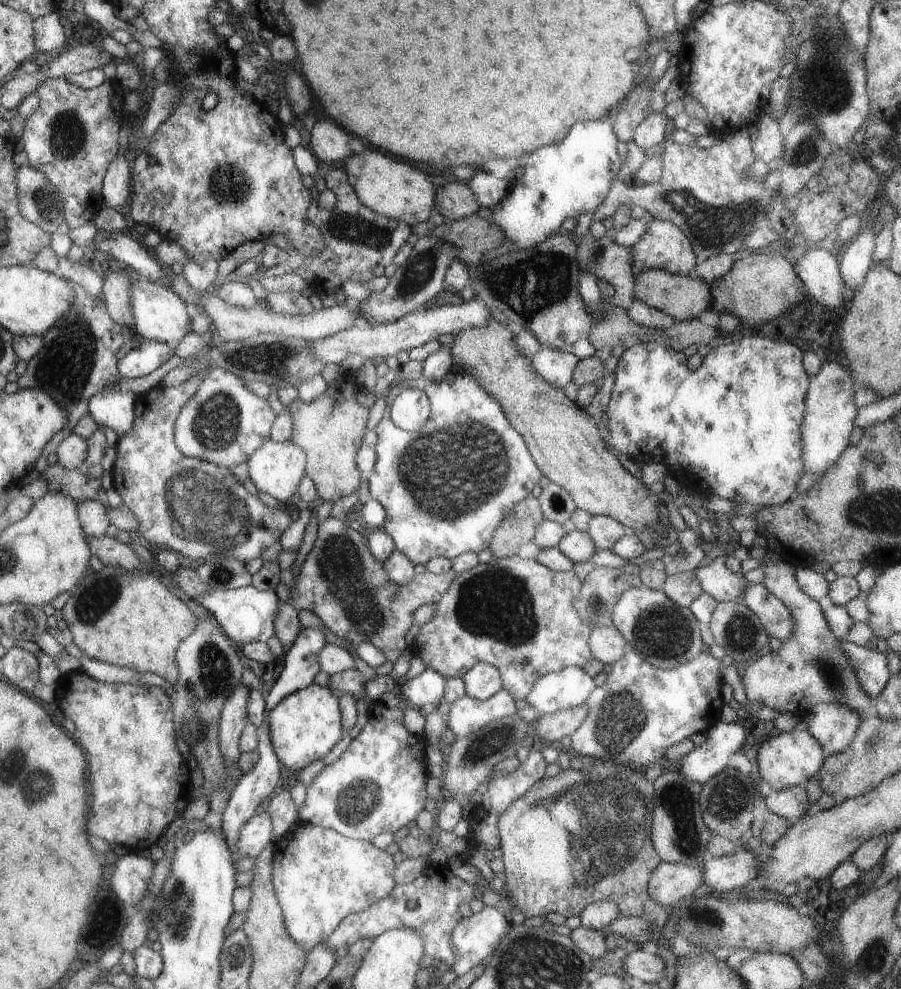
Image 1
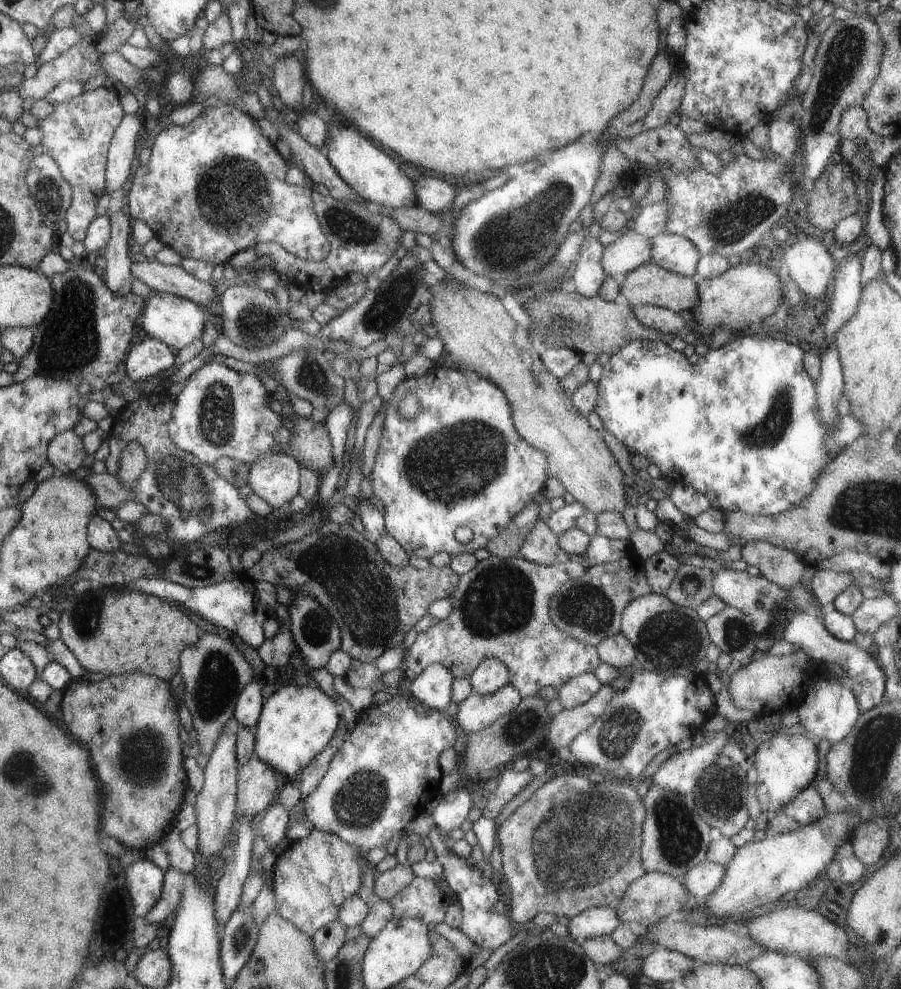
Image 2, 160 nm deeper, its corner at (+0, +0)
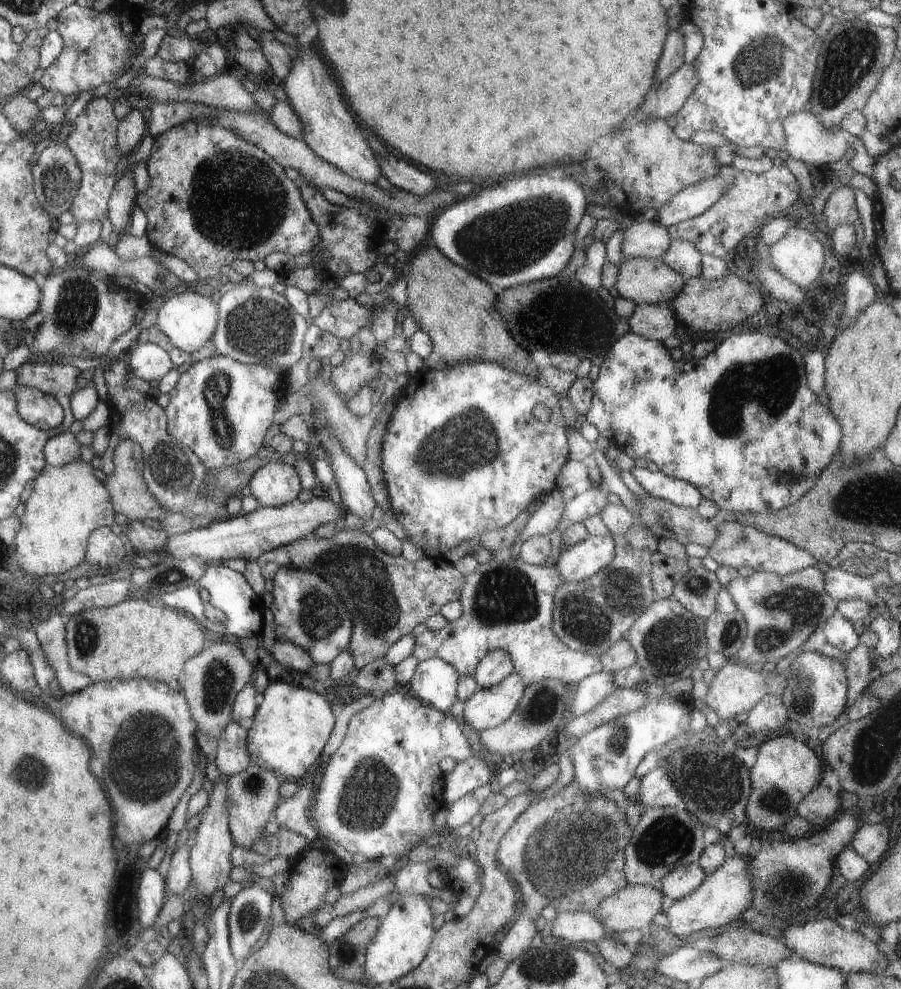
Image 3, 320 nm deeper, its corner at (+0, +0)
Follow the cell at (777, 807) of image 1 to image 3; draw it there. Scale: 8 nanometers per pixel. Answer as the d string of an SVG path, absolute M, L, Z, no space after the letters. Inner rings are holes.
M824 785L813 788L795 806L796 815L803 818L805 822L809 822L814 830L825 828L839 811L839 796L831 794Z

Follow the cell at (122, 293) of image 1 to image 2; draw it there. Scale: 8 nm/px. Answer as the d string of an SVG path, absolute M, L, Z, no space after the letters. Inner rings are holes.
M122 211L108 216L110 224L109 238L102 248L102 265L105 269L103 282L109 292L124 297L130 291L132 276L130 266L134 249L130 242L131 219Z

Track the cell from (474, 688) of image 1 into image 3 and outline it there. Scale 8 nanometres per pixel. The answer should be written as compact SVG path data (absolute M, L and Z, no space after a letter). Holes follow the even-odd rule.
M494 650L485 653L477 663L472 677L478 689L486 689L501 682L511 674L512 664L504 650Z

